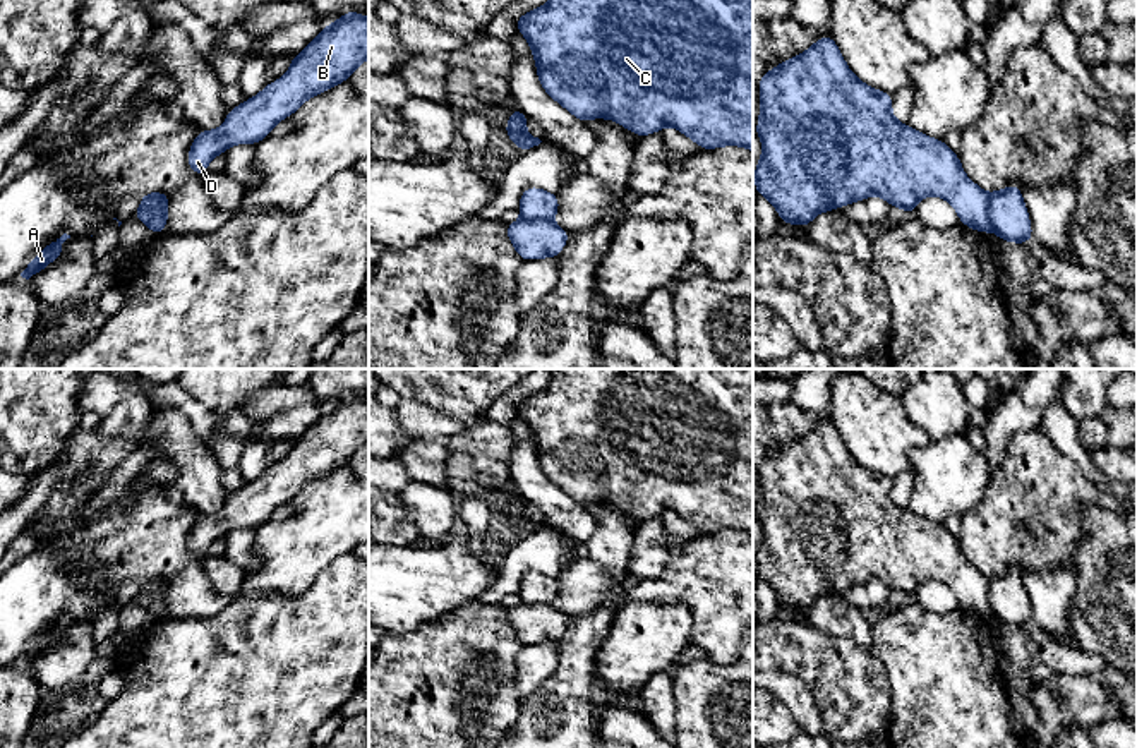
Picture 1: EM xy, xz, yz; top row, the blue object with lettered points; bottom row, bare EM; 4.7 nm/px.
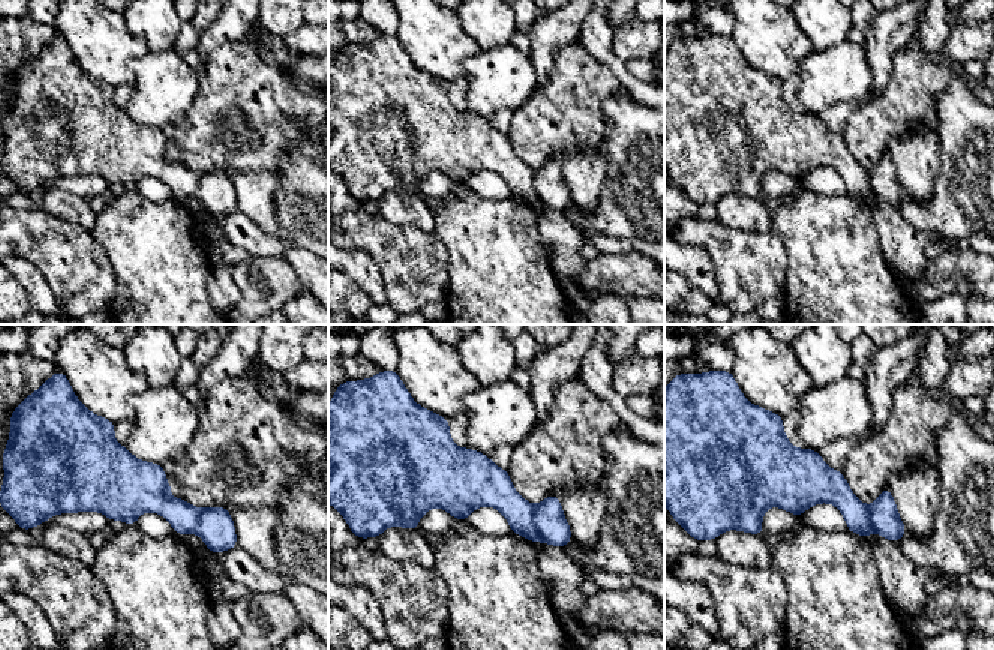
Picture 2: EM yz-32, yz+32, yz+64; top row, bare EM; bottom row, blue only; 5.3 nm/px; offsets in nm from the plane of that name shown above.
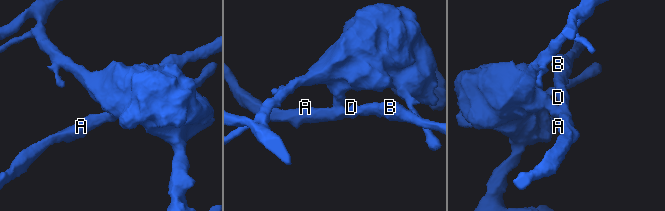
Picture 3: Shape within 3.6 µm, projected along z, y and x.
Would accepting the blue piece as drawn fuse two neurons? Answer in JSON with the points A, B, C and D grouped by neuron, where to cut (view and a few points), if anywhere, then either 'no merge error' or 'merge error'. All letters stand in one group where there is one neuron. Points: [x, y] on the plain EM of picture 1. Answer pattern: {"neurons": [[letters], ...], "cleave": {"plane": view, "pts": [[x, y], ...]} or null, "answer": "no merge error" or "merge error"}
{"neurons": [["A", "B", "D"], ["C"]], "cleave": {"plane": "yz", "pts": [[988, 579], [988, 608], [992, 613]]}, "answer": "merge error"}

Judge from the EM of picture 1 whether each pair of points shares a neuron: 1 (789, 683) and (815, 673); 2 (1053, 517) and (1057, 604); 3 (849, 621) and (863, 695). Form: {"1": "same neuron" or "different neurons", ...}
{"1": "different neurons", "2": "different neurons", "3": "different neurons"}

